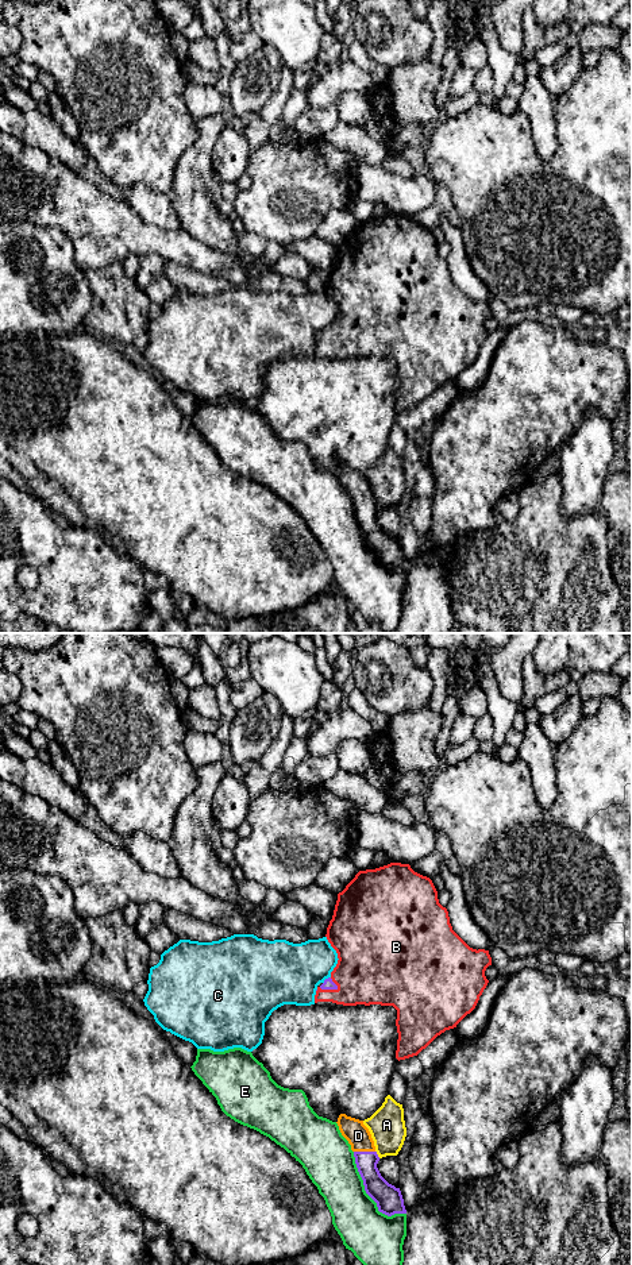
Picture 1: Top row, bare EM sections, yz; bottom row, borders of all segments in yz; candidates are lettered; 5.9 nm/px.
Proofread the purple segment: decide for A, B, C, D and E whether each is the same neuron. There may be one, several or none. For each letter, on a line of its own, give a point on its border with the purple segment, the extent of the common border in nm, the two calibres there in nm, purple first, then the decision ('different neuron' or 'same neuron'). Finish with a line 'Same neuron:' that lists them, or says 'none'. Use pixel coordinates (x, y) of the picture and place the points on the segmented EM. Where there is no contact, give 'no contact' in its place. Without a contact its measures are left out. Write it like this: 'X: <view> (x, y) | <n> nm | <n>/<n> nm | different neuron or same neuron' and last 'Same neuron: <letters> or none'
A: yz (377, 1154) | 50 nm | 150/220 nm | different neuron
B: yz (328, 988) | 120 nm | 60/360 nm | same neuron
C: yz (326, 979) | 60 nm | 60/360 nm | different neuron
D: yz (365, 1152) | 130 nm | 140/140 nm | same neuron
E: yz (367, 1194) | 500 nm | 160/300 nm | different neuron
Same neuron: B, D

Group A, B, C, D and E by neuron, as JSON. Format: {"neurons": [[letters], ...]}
{"neurons": [["A"], ["B", "D"], ["C"], ["E"]]}

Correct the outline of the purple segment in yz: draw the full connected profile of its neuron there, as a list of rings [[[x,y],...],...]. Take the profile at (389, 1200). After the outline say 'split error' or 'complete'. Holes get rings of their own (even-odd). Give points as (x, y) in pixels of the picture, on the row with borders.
[[[340,1114],[336,1123],[342,1135],[351,1145],[365,1191],[377,1203],[378,1211],[388,1216],[406,1214],[400,1188],[389,1184],[377,1168],[379,1157],[363,1121]]]; split error

